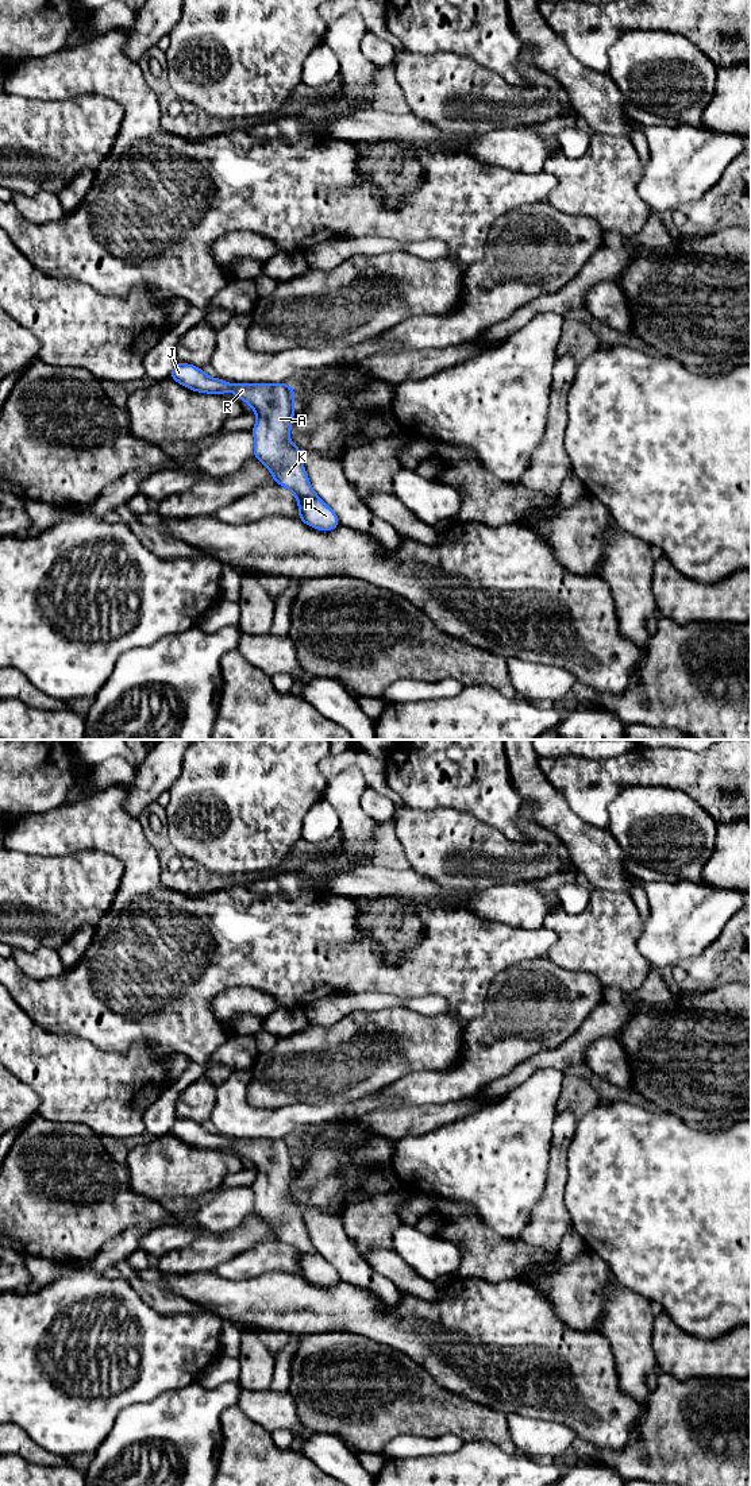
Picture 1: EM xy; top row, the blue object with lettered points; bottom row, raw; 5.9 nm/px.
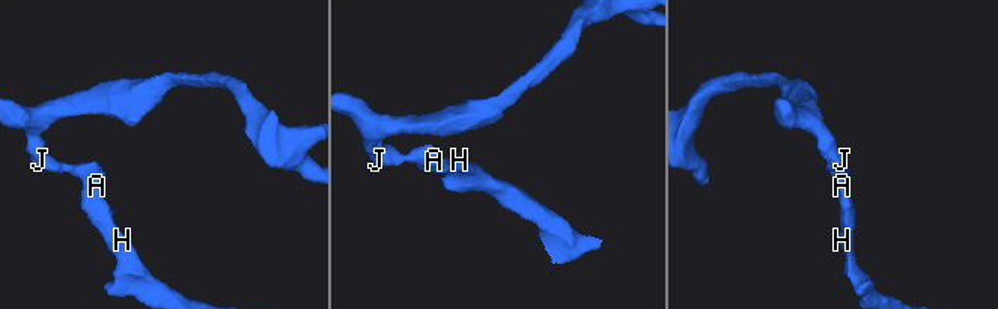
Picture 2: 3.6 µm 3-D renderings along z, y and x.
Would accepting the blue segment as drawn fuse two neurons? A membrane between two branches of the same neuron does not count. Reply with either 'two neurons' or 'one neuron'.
one neuron

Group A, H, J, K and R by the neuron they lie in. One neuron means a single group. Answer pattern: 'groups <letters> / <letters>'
groups A H J K R

